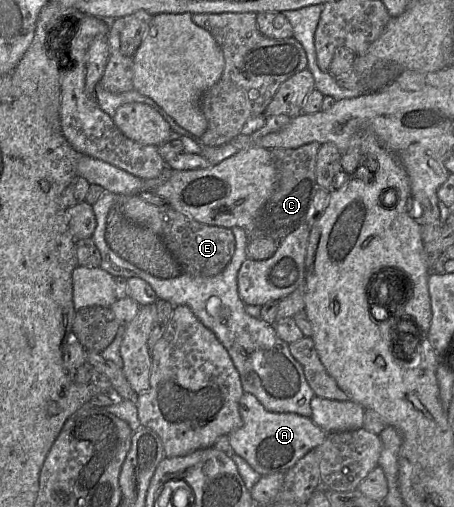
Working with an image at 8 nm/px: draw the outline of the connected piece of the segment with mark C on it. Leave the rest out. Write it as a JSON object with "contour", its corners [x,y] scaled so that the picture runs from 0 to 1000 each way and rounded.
{"contour":[[[685,280],[659,292],[593,294],[610,339],[604,377],[568,422],[557,448],[544,454],[546,475],[590,469],[615,479],[667,444],[687,446],[689,391],[703,371],[696,355],[696,318],[703,282]]]}

